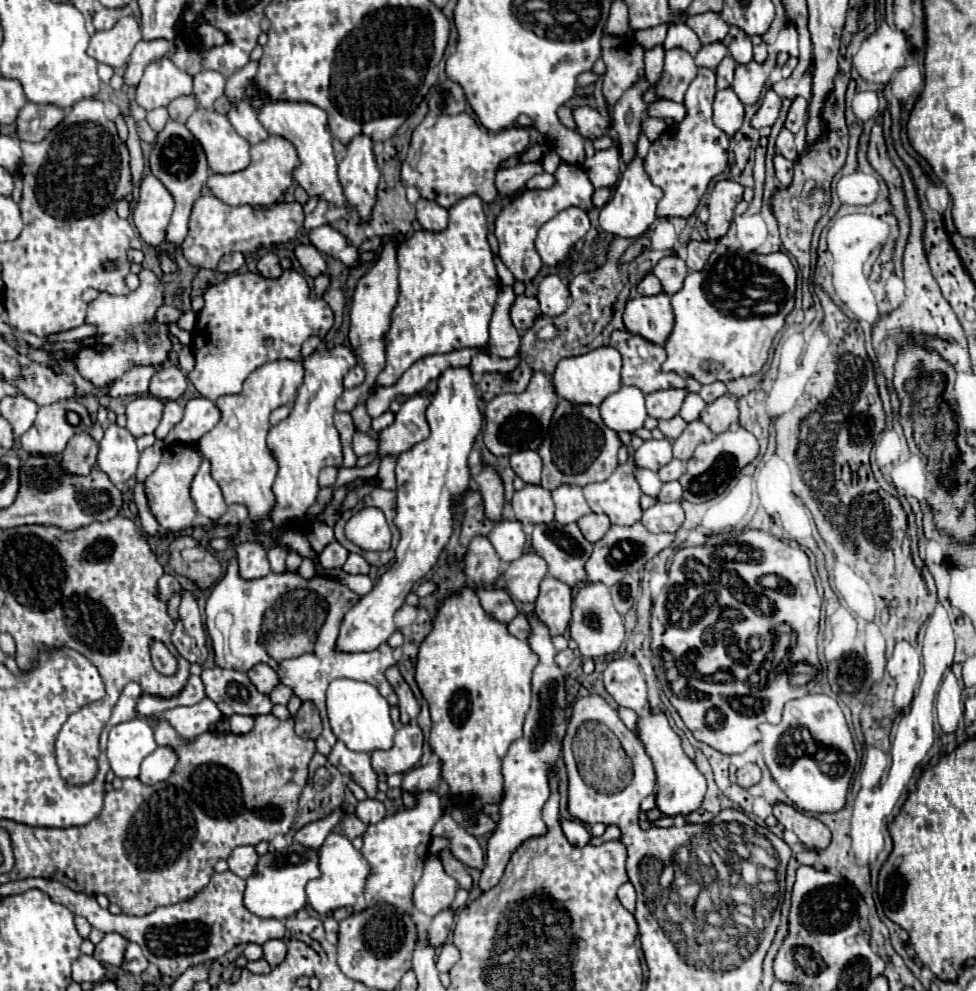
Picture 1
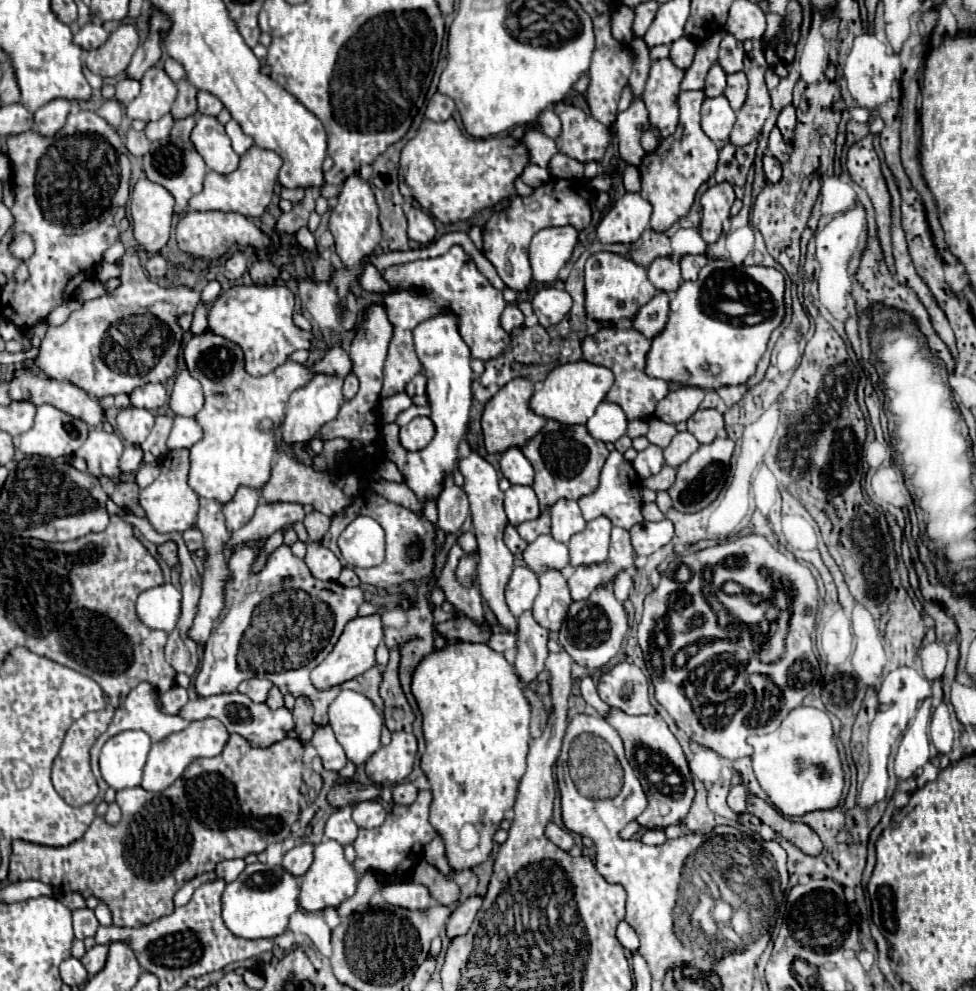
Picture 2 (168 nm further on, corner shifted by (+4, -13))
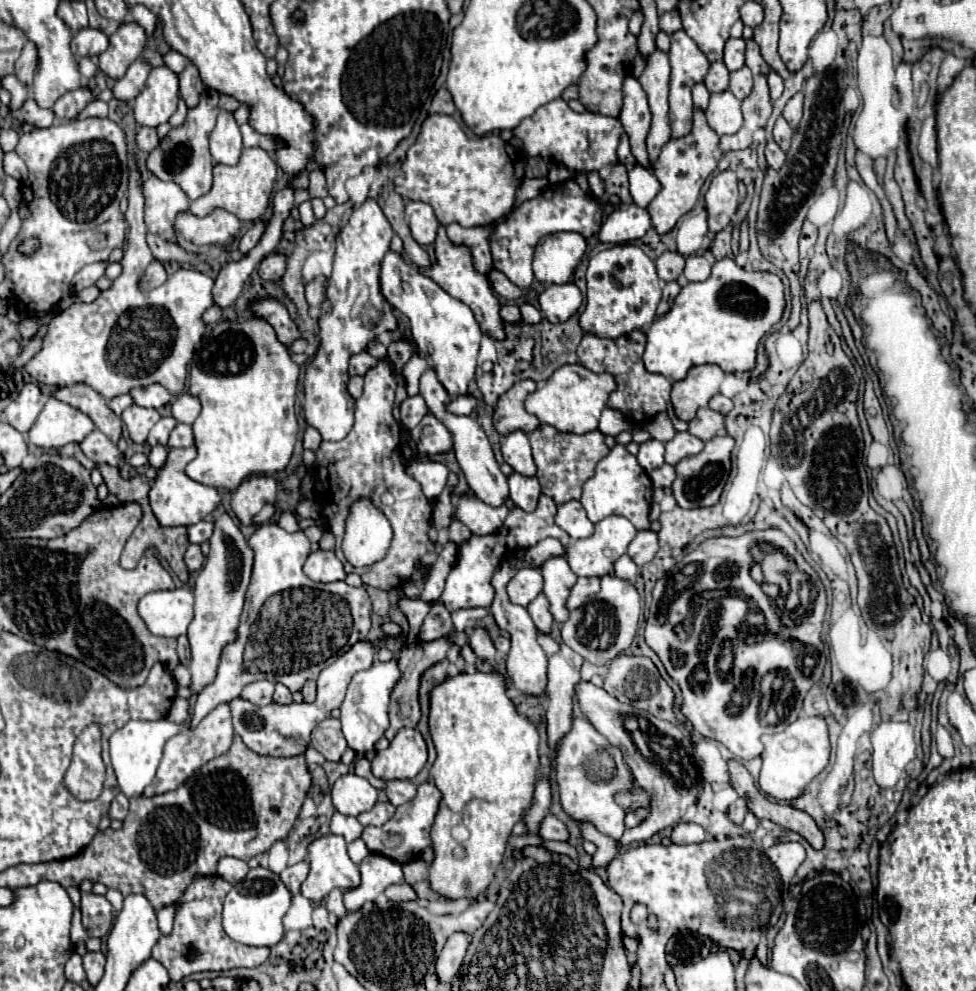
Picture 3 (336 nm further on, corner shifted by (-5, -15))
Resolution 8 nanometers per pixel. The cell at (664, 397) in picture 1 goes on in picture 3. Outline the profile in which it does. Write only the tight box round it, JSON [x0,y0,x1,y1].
[671,366,725,420]

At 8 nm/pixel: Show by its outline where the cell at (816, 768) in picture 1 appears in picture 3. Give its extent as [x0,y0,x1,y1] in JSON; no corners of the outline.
[759,716,829,800]

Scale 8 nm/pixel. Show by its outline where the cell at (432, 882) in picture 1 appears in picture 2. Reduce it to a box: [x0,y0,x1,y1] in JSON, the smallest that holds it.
[382,882,432,910]

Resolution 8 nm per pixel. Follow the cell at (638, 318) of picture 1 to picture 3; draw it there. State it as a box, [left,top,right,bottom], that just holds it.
[657,282,681,316]

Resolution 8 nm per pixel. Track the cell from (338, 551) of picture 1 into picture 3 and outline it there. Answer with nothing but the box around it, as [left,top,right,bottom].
[303,550,345,582]

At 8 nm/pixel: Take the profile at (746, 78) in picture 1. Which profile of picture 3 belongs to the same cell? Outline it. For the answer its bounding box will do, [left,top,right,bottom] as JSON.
[729,66,753,100]

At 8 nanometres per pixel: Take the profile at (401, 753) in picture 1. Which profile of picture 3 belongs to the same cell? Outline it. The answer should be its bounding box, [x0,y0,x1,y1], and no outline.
[371,728,427,780]

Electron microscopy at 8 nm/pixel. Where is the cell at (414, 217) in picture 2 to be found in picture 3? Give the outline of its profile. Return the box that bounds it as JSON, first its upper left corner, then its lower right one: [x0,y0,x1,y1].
[405,200,439,246]

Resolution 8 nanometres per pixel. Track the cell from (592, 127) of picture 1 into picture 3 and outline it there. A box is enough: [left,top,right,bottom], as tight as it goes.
[513,98,623,172]

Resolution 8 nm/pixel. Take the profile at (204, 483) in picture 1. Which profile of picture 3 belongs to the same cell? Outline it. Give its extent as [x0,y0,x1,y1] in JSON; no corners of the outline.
[187,514,253,694]

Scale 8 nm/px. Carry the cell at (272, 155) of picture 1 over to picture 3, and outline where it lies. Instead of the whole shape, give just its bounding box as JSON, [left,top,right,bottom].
[189,148,277,222]

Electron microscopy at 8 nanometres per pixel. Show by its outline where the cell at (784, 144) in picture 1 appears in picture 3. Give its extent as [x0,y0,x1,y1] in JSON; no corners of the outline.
[773,116,793,152]

